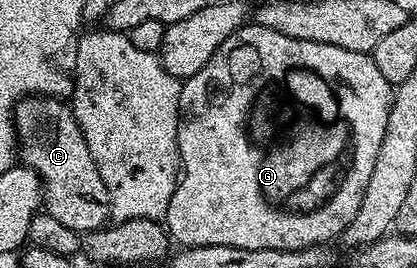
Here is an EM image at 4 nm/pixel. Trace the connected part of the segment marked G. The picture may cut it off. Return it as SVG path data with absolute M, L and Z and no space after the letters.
M250 22L235 33L231 33L231 37L227 37L227 41L223 41L223 45L219 45L219 49L215 49L211 61L207 61L207 65L203 65L203 69L199 69L199 73L195 73L181 84L181 118L177 124L177 148L181 154L181 174L175 193L171 197L171 205L167 205L167 213L163 220L168 234L174 240L177 238L181 242L182 248L202 247L203 245L235 245L239 249L291 249L298 251L304 247L316 247L336 240L347 229L347 225L351 225L351 217L355 217L355 213L359 213L359 204L363 201L363 189L367 189L367 181L371 181L371 169L375 169L375 156L379 153L379 145L383 145L383 133L387 129L387 113L390 105L393 104L393 92L394 88L387 81L387 77L383 77L383 73L379 73L379 67L375 65L372 54L343 49L339 45L323 45L319 41L299 41L295 37L275 33L275 29L260 27L255 22Z

